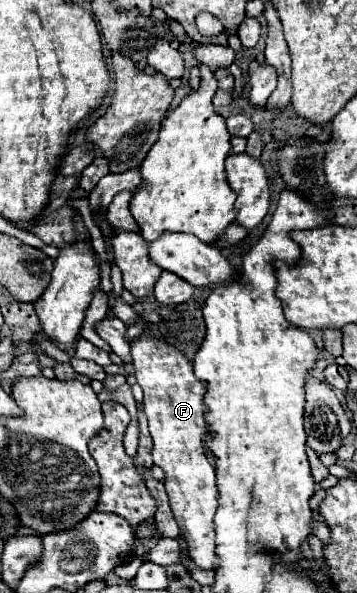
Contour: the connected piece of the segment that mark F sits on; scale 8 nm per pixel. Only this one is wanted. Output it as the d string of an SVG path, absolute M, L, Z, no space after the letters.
M140 335L130 343L132 365L138 385L144 391L144 413L148 417L150 435L154 439L152 459L164 473L164 487L170 497L174 519L180 535L188 543L190 557L202 569L214 569L218 555L214 553L214 513L218 503L216 469L204 455L204 437L208 433L204 393L206 383L194 377L192 363L168 343Z

